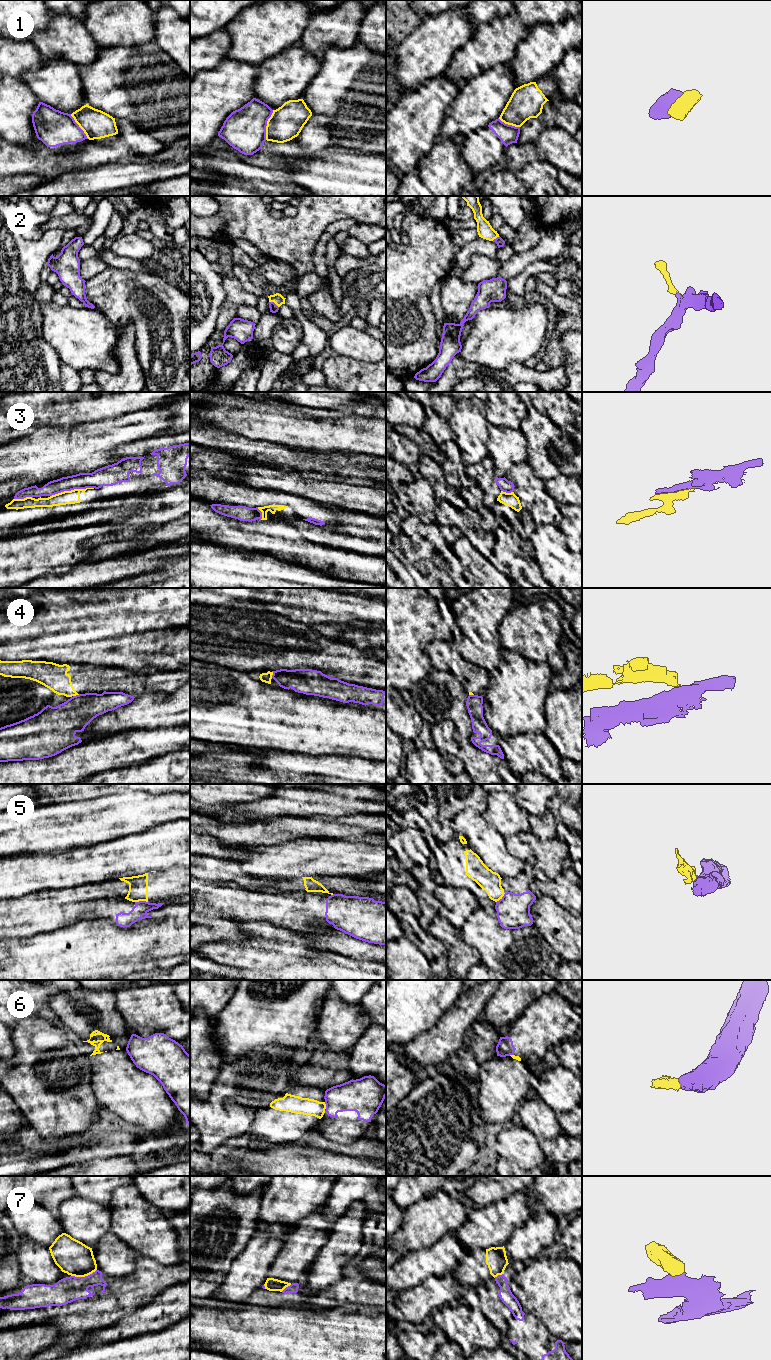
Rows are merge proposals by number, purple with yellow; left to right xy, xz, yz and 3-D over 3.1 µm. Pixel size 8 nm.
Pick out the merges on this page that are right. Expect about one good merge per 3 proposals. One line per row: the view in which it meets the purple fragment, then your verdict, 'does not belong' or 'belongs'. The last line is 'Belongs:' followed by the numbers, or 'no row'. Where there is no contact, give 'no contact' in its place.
1: xz | does not belong
2: xz | belongs
3: xy | does not belong
4: xy | does not belong
5: xy | does not belong
6: xz | does not belong
7: xy | does not belong
Belongs: 2

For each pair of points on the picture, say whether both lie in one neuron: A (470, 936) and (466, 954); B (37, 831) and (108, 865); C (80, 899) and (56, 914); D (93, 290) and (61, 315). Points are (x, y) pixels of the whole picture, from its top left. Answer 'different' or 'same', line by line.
A: different
B: different
C: same
D: different

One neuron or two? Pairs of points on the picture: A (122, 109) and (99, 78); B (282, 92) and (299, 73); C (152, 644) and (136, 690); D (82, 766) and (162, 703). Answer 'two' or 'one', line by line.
A: one
B: one
C: two
D: two

